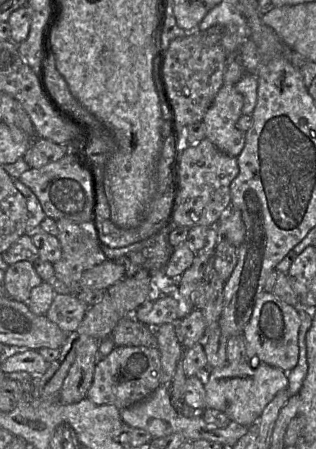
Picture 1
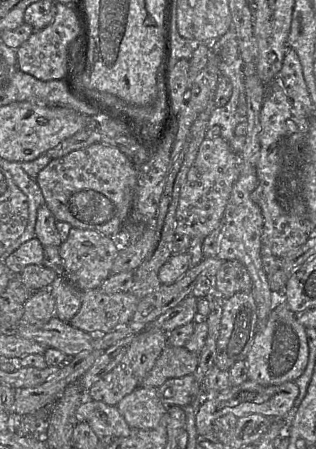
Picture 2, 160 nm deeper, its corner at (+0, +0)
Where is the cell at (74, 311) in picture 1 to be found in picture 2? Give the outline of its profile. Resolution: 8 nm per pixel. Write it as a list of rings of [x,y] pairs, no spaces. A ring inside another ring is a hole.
[[[98,289],[82,292],[81,307],[69,324],[91,335],[105,334],[128,322],[133,316],[139,299],[129,292],[106,294]]]

